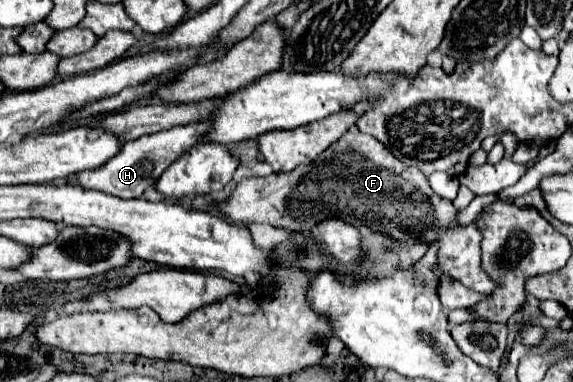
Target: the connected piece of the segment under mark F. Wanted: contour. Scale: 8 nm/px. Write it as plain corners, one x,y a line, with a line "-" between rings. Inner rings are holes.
349,130
341,140
343,146
327,148
315,164
285,174
269,174
267,178
241,180
231,196
225,202
217,202
215,208
237,224
267,222
285,230
309,230
325,218
339,218
355,228
365,226
405,242
439,240
439,268
467,288
489,294
493,282
481,272
481,234
475,224
451,228
449,224
457,214
453,204
429,188
425,174
401,164
401,160
373,136

